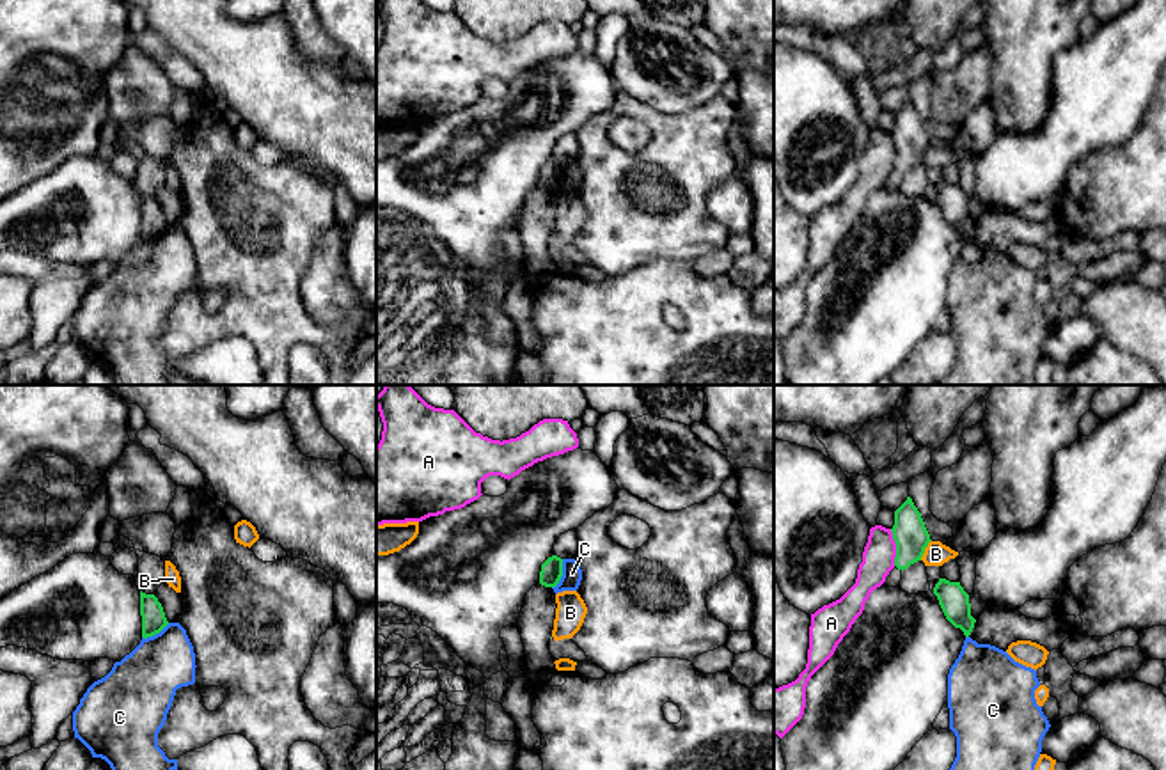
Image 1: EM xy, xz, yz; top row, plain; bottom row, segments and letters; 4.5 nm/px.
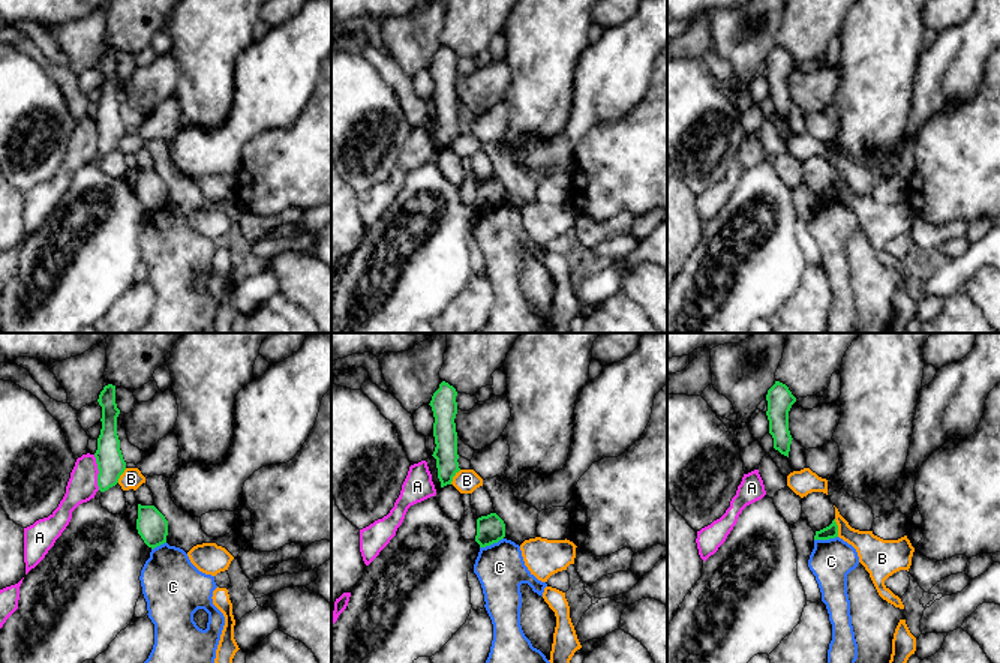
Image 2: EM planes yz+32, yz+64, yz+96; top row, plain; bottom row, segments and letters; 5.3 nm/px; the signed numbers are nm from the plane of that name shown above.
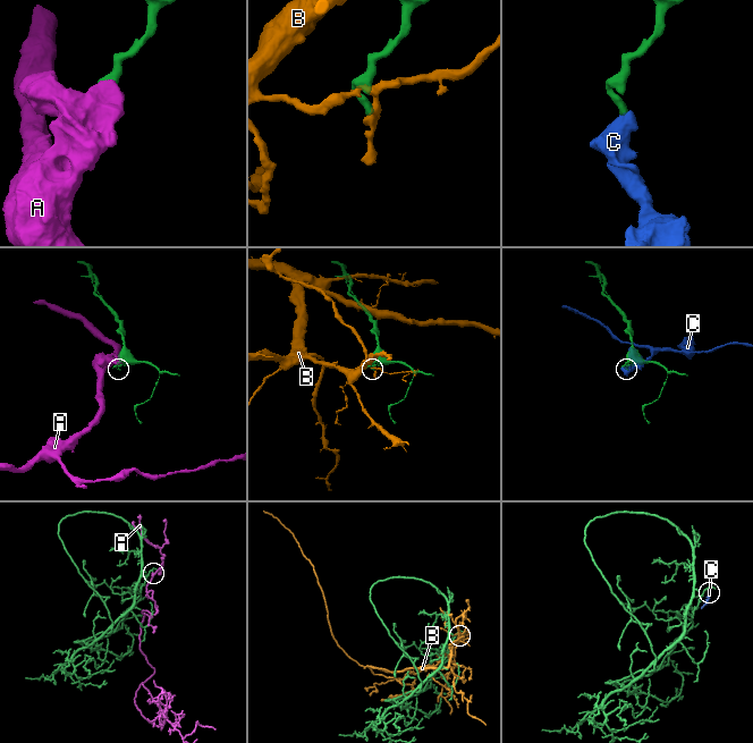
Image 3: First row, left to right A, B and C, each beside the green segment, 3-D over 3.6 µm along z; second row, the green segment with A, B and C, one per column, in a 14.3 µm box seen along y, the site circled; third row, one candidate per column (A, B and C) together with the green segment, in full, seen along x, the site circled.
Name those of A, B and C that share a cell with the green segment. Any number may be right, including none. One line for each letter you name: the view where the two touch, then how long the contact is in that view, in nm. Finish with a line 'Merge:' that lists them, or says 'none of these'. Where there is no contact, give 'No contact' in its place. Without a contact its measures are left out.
Merge: none of these

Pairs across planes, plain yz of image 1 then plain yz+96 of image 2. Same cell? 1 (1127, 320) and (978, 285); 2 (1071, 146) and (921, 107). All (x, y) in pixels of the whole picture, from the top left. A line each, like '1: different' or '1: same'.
1: same
2: same

